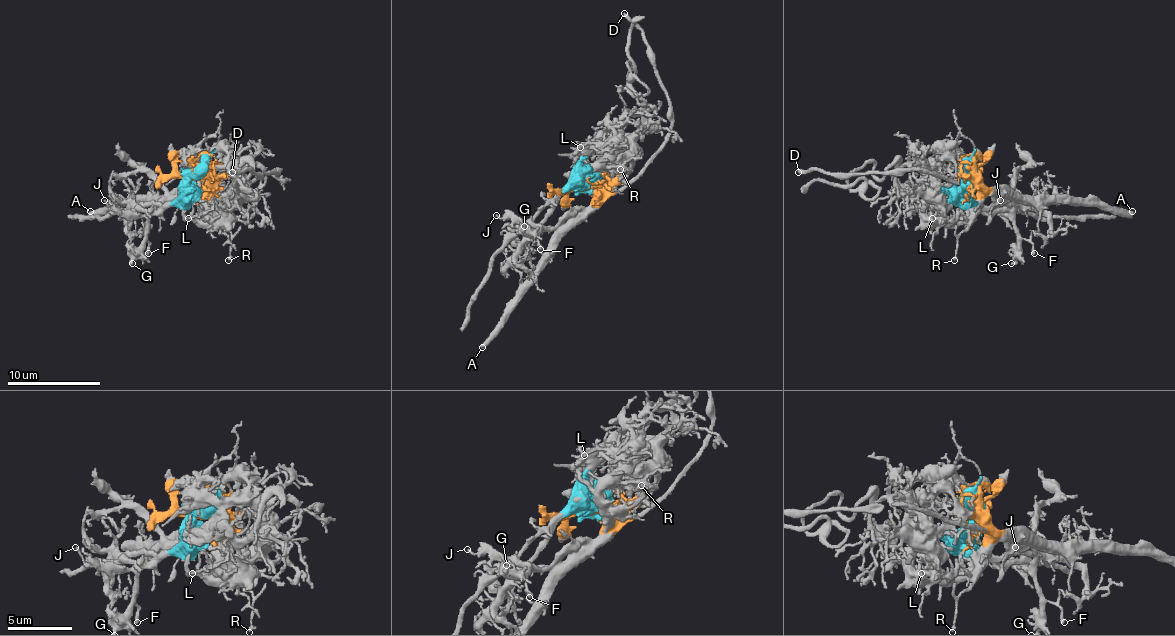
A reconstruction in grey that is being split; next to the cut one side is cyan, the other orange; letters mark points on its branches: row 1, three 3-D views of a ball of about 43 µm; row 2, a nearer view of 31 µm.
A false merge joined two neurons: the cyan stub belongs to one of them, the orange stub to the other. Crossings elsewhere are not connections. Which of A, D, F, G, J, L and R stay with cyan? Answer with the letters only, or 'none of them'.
none of them

